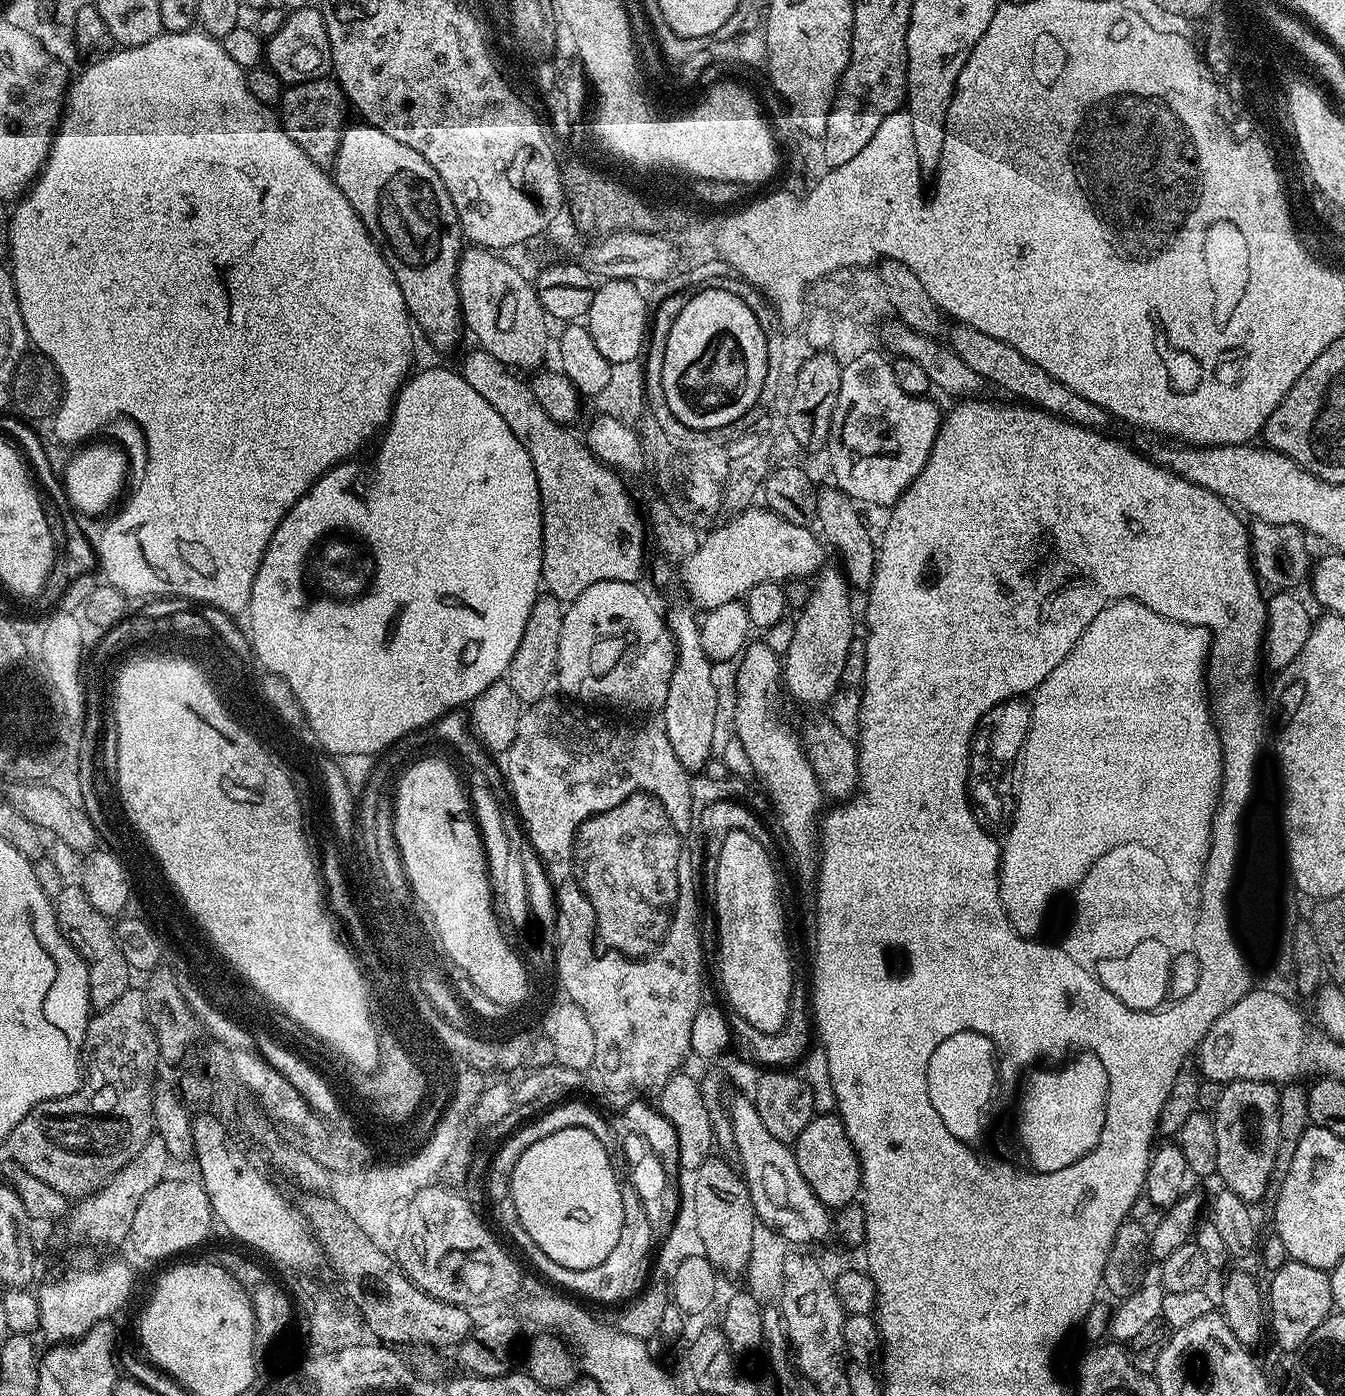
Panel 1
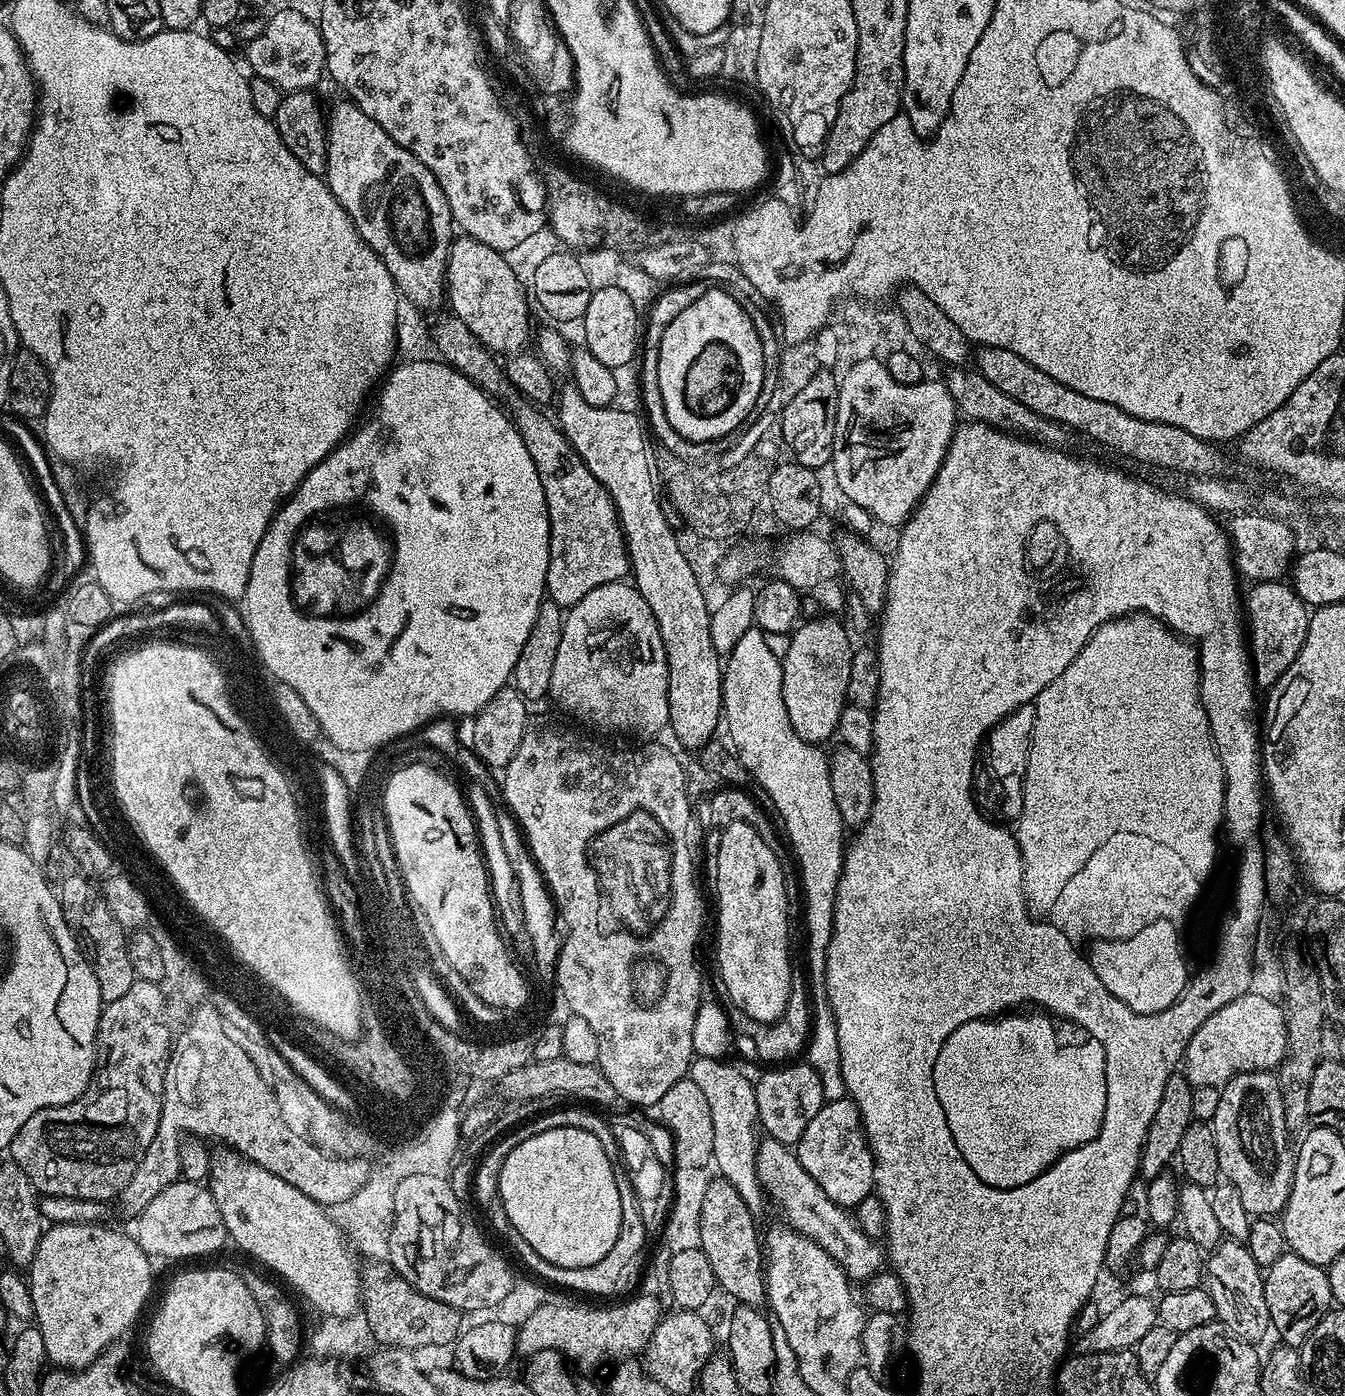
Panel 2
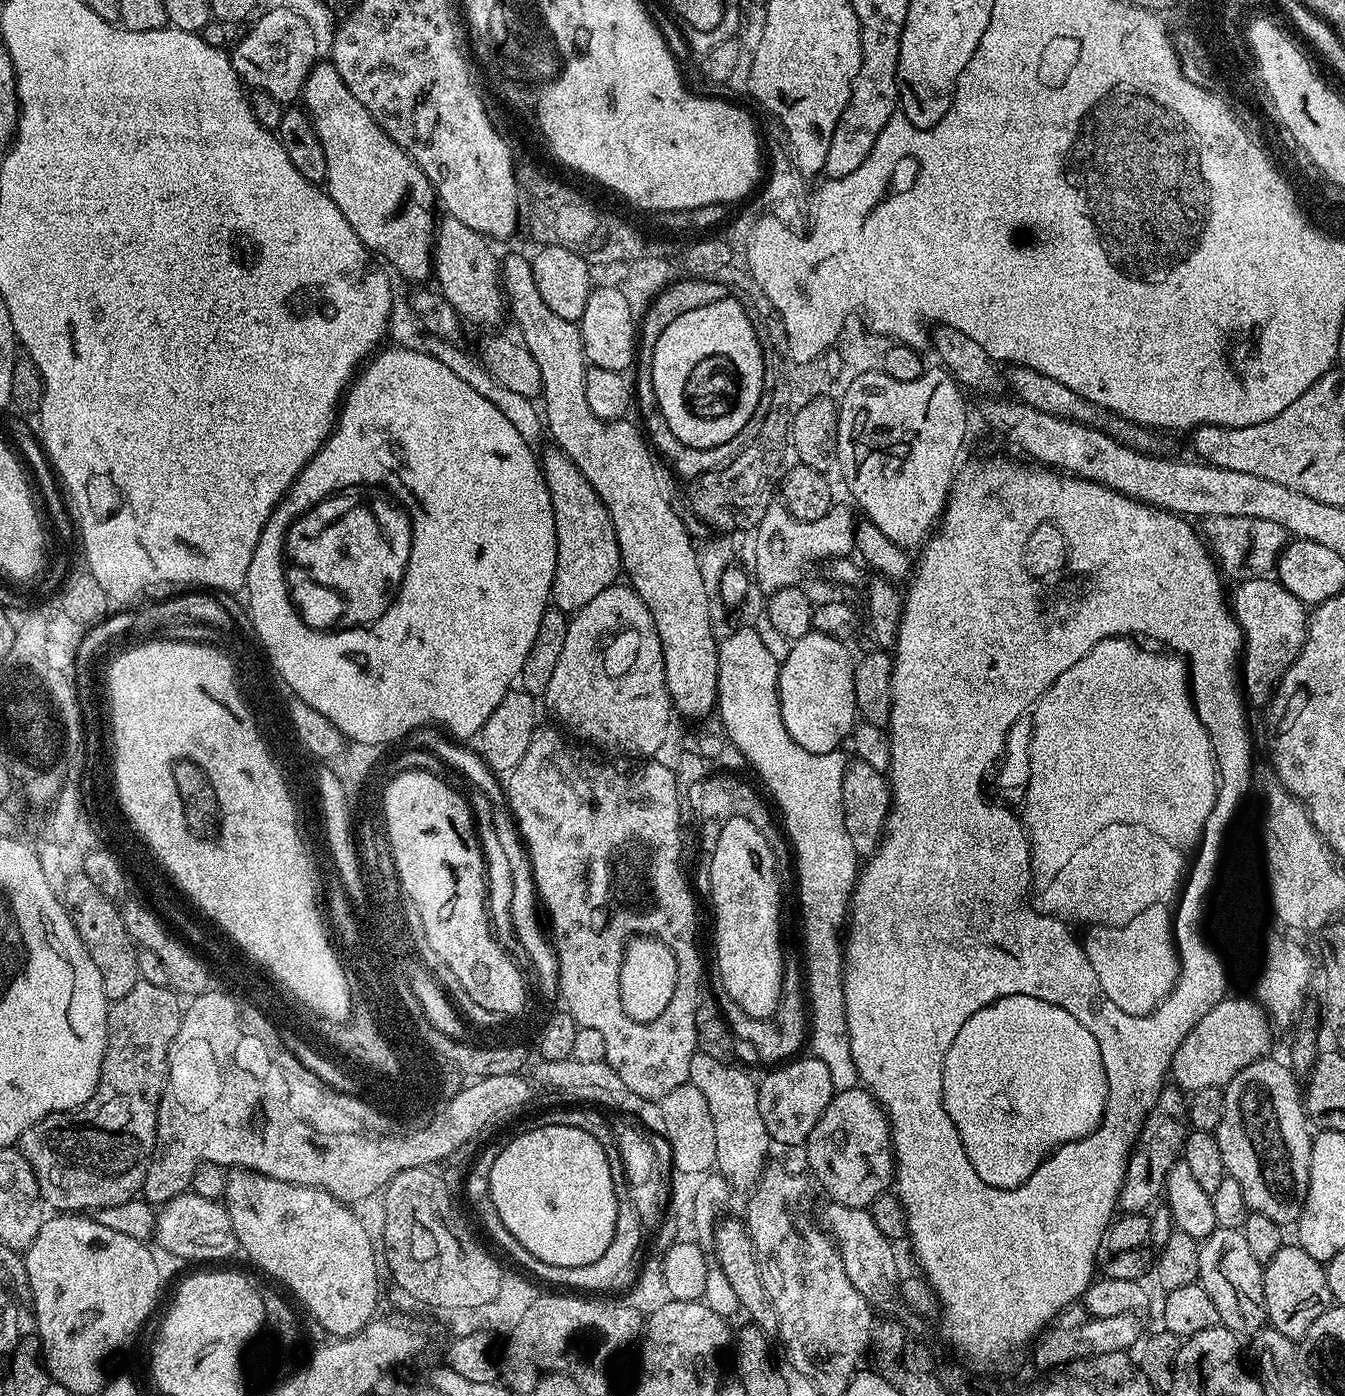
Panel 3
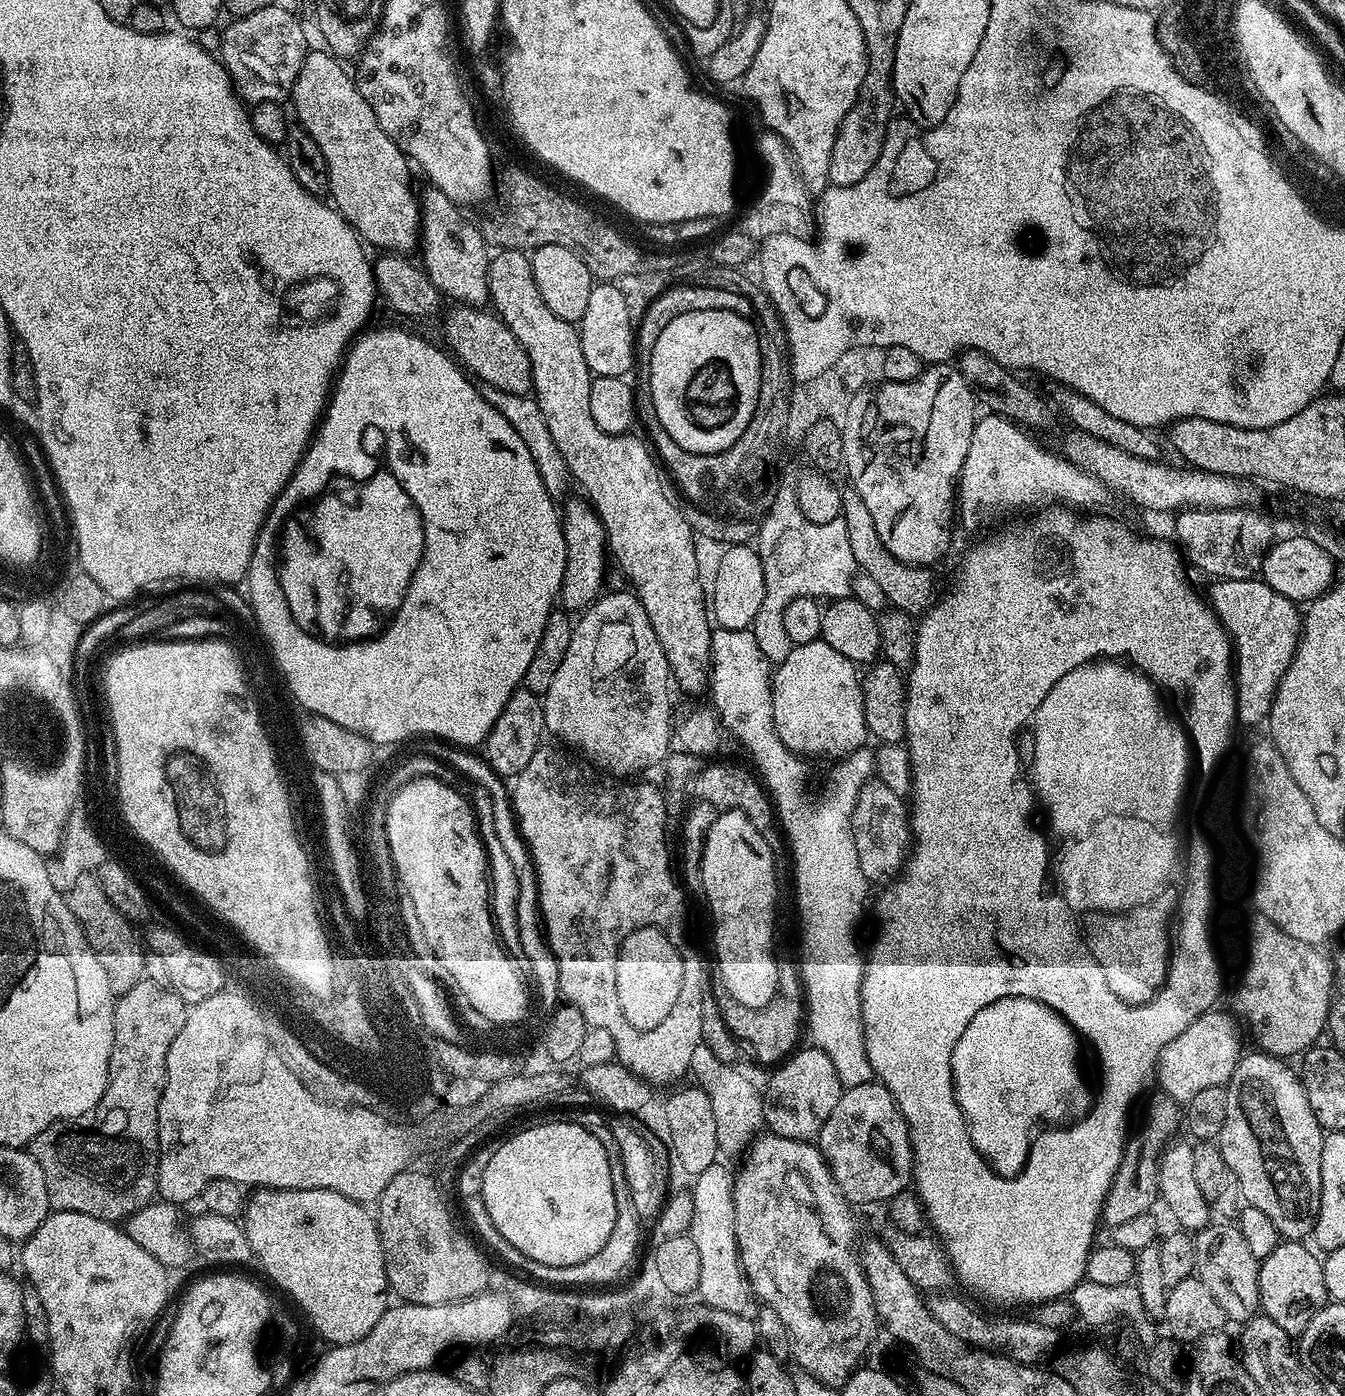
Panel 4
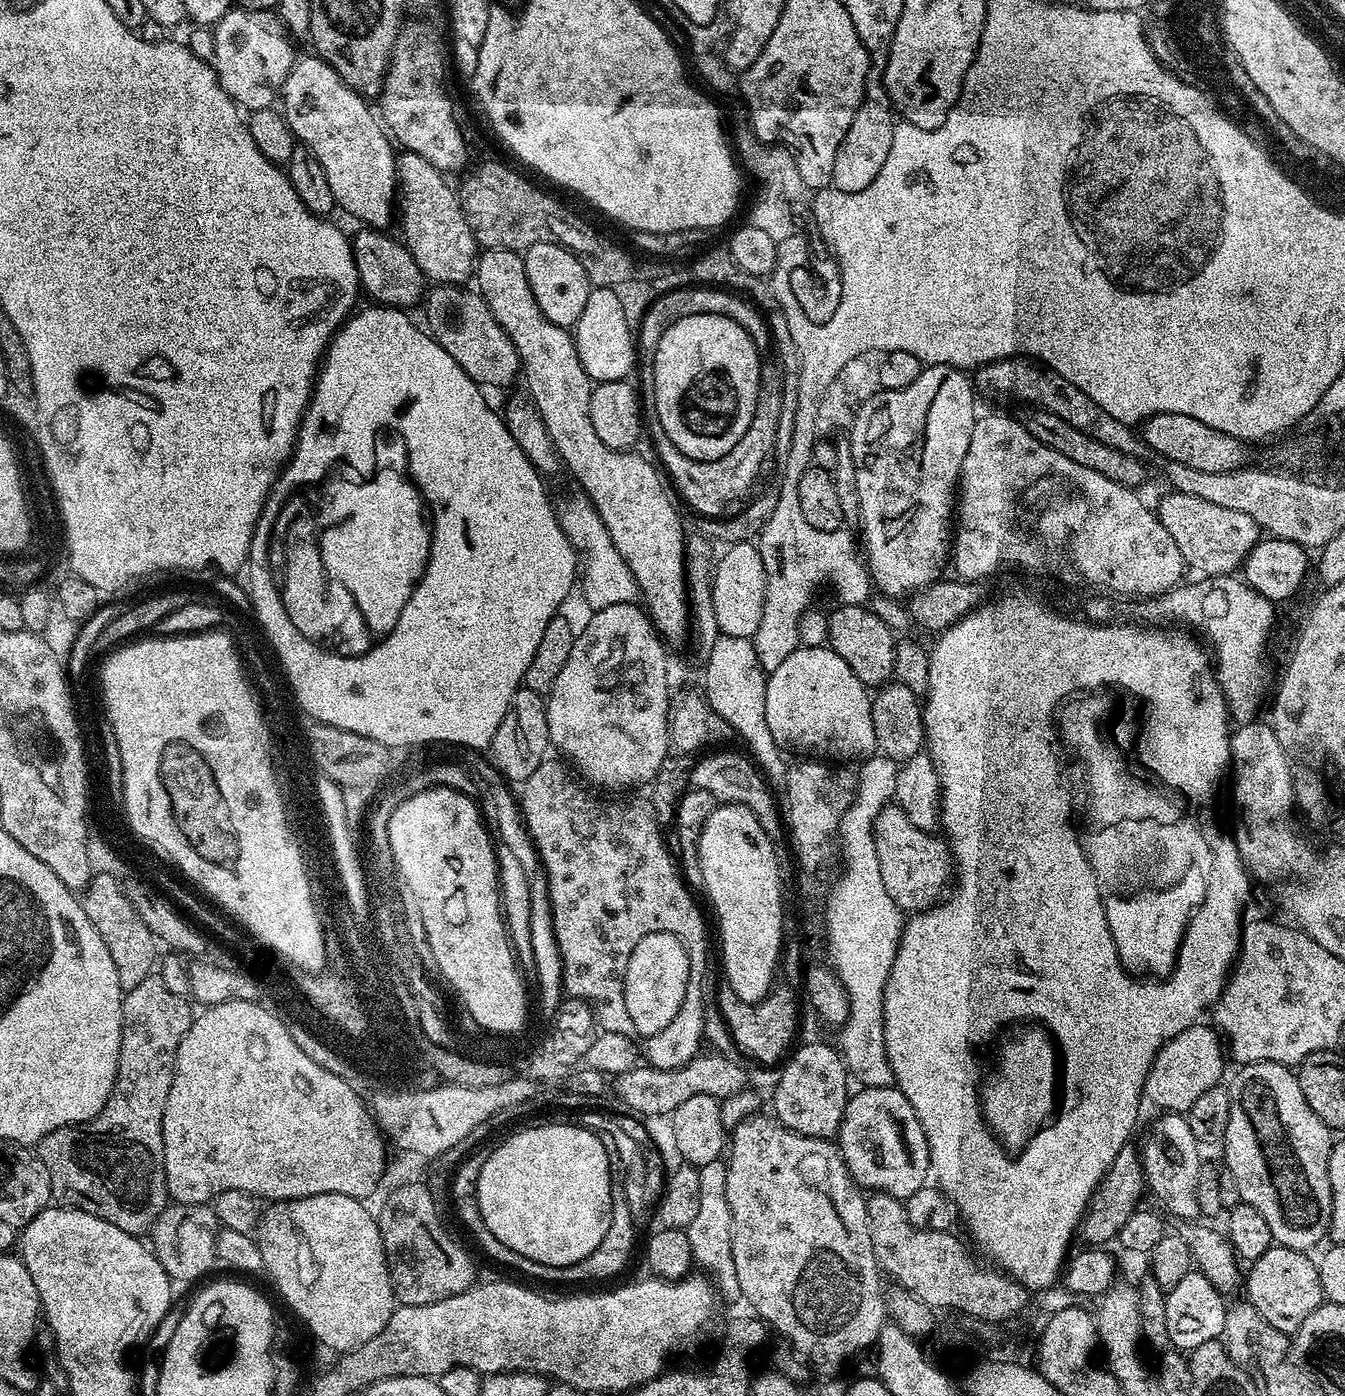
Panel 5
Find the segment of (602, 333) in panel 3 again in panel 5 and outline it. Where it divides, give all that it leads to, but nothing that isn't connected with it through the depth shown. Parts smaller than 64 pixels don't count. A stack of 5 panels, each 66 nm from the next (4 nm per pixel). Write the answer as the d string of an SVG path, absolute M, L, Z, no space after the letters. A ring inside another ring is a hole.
M593 287L582 309L582 318L578 318L576 323L574 339L578 358L594 382L625 379L637 363L634 330L626 322L626 313L622 310L622 302L615 288Z

